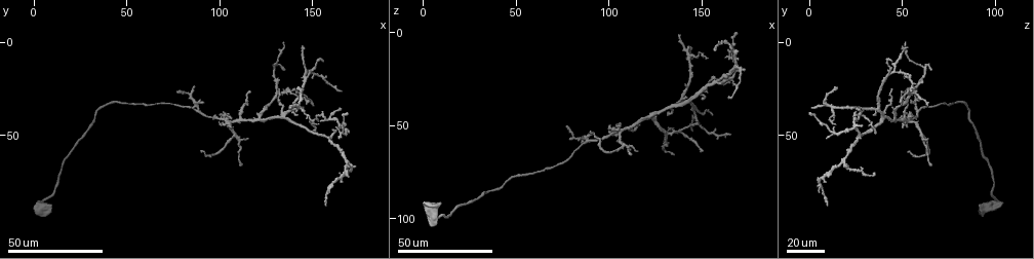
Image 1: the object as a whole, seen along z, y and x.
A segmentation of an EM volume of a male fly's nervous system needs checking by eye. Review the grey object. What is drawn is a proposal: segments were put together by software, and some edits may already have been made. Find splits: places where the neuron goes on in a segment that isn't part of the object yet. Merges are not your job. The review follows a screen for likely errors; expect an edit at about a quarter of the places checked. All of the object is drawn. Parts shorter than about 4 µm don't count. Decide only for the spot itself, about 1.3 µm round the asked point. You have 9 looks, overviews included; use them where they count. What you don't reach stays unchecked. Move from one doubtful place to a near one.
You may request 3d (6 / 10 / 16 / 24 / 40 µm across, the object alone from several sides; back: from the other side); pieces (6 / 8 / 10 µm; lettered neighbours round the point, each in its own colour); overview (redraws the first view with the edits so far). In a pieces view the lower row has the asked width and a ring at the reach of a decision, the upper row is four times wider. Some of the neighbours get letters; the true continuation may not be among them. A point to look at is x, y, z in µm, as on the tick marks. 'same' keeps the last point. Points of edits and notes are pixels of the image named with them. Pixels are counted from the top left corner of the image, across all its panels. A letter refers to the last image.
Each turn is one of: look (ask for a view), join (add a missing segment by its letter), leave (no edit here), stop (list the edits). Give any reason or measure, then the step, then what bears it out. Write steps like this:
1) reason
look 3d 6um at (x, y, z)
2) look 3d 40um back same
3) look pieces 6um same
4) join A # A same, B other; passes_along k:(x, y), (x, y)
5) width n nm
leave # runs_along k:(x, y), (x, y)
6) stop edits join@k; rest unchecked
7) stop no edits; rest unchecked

free end
look 3d 40um at (169, 38, 0)

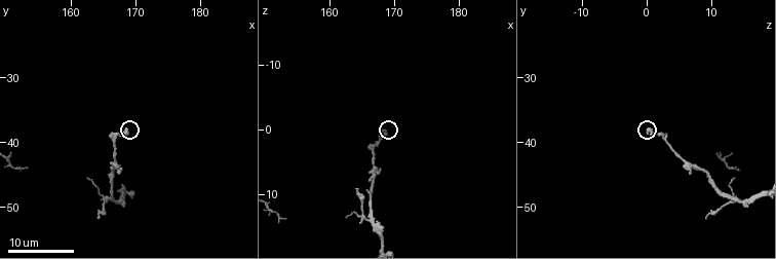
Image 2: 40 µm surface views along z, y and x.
look pieces 10um at (168.5, 38.0, 0.0)

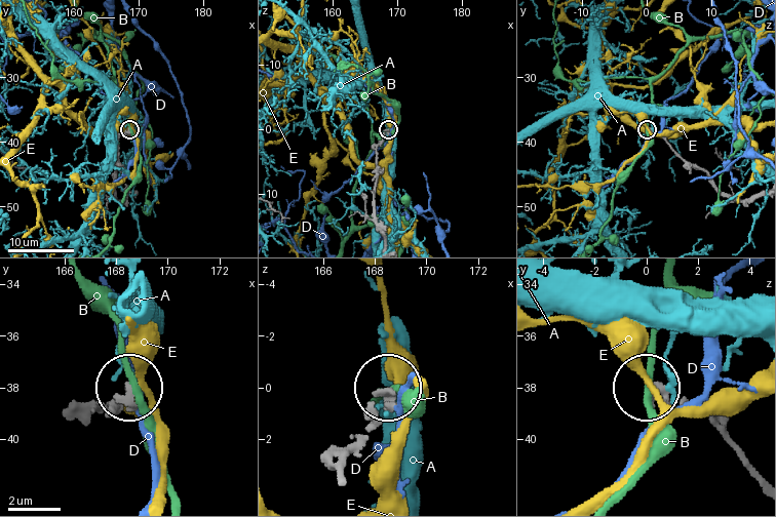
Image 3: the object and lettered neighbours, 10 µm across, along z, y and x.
leave # A other, B other, D other, E other; runs_along 3:(376, 220), (376, 149), (387, 129); no lettered segment goes on from it

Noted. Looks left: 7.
free end
look 3d 24um at (165, 26, 54)

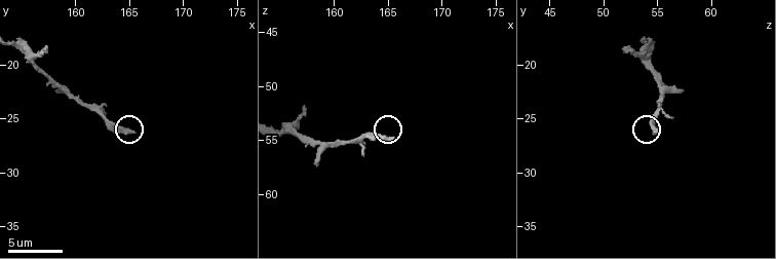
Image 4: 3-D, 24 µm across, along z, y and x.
see the neighbours
look pieces 10um at (165.6, 26.4, 54.8)

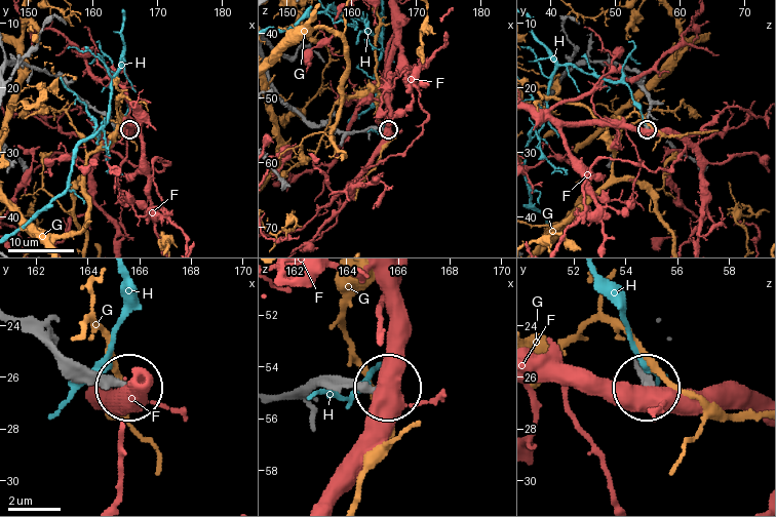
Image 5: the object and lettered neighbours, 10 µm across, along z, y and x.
width 280 nm
leave # F other, G other, H other; no lettered segment goes on from it

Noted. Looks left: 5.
free end
look 3d 40um at (77, 27, 50)

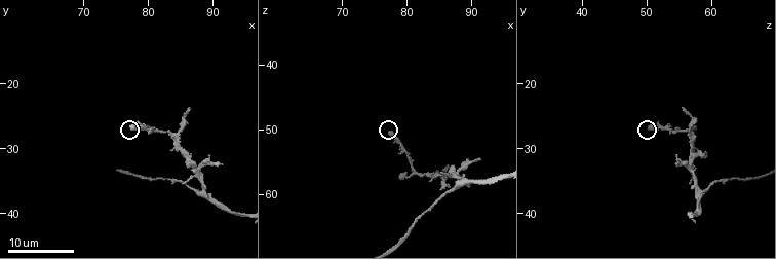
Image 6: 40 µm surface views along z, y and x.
look pieces 10um at (77.5, 27.0, 50.0)

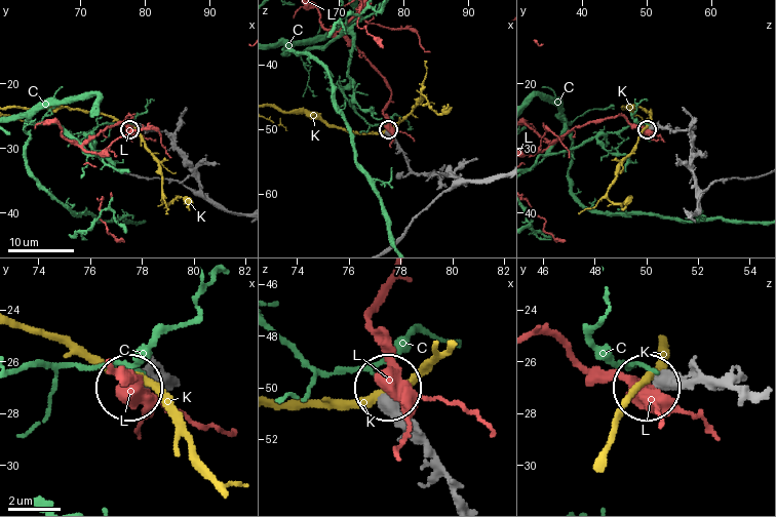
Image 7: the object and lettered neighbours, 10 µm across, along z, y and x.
leave # C other, K other, L other; runs_along 7:(730, 391), (716, 384), (653, 384); none of them fits

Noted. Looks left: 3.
branch stops here
look 3d 40um at (142, 39, 34)

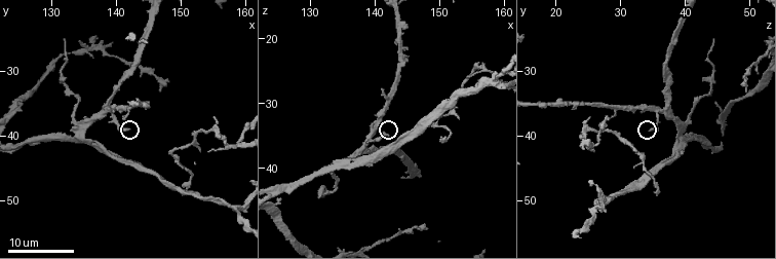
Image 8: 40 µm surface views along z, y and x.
look pieces 10um at (142.0, 39.0, 35.0)

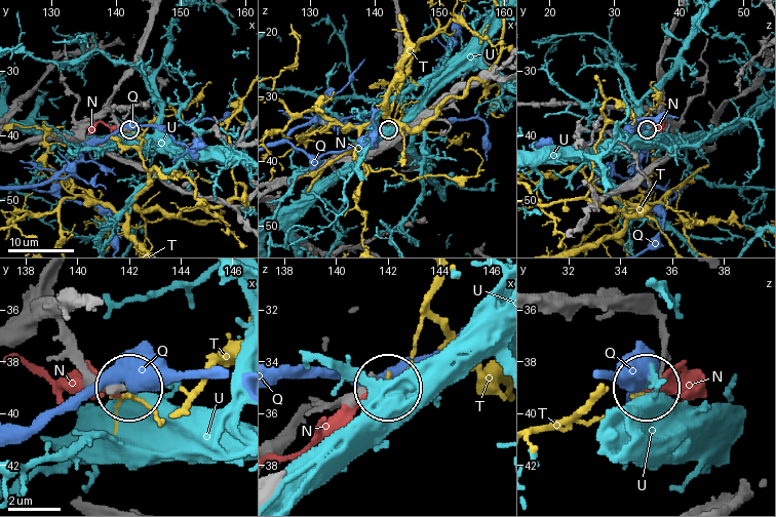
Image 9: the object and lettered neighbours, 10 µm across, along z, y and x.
leave # N other, Q other, T other, U other; none of them fits

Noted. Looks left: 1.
stop no edits; rest unchecked

